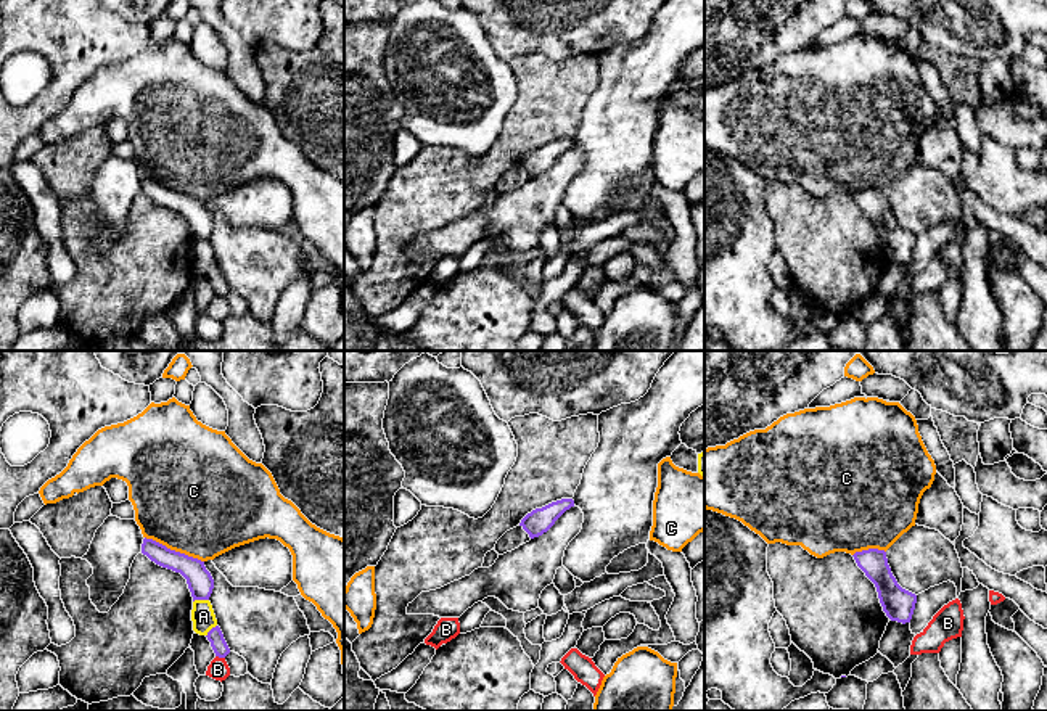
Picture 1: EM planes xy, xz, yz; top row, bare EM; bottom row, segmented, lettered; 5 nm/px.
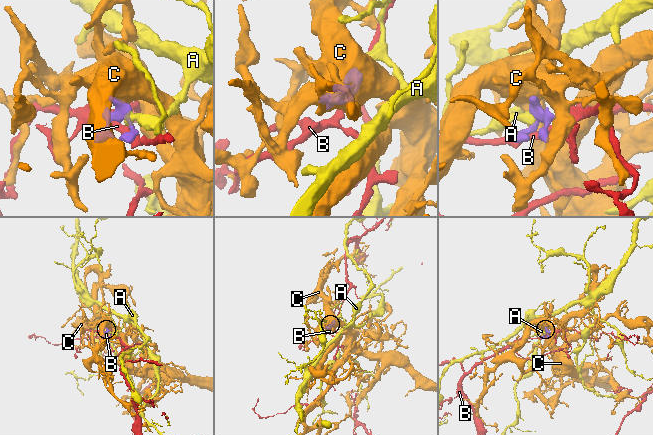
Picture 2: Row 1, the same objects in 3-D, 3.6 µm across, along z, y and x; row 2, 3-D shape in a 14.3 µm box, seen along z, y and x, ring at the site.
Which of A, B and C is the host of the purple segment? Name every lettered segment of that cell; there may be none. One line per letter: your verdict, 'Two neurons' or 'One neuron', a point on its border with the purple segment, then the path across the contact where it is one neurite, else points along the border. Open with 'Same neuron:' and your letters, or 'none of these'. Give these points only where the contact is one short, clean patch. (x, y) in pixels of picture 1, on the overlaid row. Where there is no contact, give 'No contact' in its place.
Same neuron: none of these
A: Two neurons. Touches purple at xy (200, 599). Boundary: xy (208, 599), (197, 599), (193, 602)
B: Two neurons. Touches purple at xy (221, 657). Boundary: xy (216, 655), (224, 658)
C: Two neurons. Touches purple at xy (174, 550). Boundary: xy (145, 536), (203, 562)

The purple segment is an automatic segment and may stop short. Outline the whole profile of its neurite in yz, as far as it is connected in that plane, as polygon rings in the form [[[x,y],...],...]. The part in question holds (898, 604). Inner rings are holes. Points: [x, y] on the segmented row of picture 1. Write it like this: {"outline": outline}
{"outline": [[[868,549],[856,552],[854,560],[865,576],[875,584],[883,611],[891,621],[910,623],[917,595],[902,589],[891,573],[886,552]]]}

